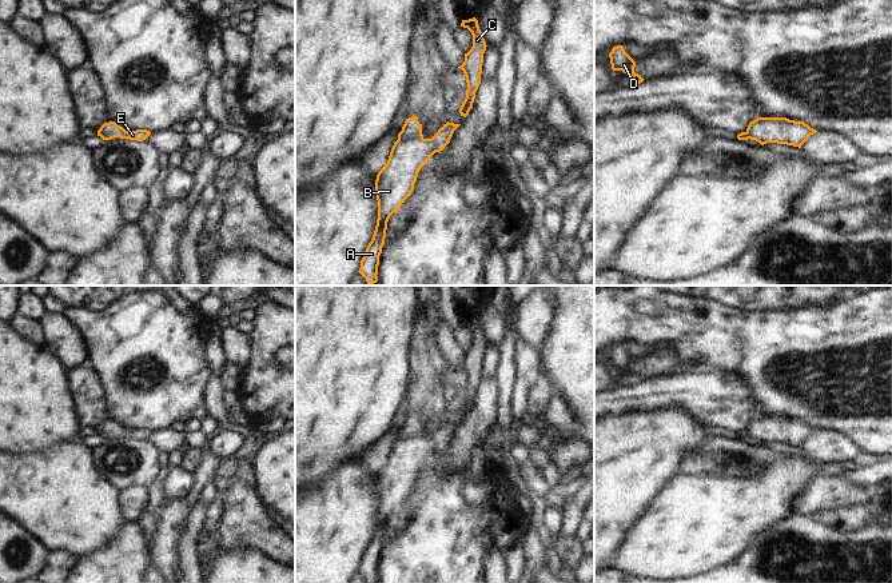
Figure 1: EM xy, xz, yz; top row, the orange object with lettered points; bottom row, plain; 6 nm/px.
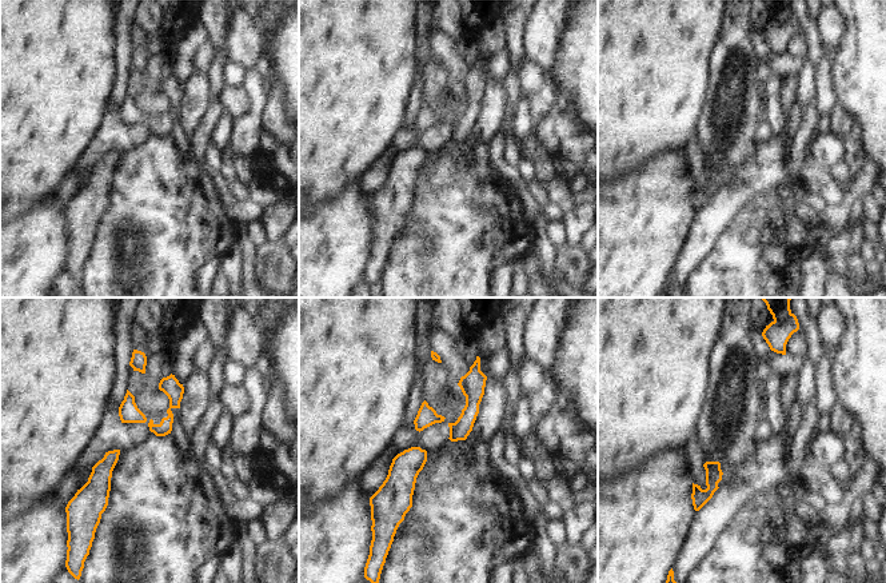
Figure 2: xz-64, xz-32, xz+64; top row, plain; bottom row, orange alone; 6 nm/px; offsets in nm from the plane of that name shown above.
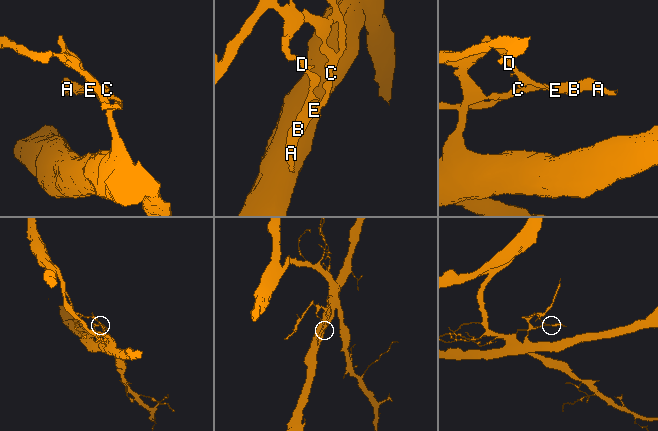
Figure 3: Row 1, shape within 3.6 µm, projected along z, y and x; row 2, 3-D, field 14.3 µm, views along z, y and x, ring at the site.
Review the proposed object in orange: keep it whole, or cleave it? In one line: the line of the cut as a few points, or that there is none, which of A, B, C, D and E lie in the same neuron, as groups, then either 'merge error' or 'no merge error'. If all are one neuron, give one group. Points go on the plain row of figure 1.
cut xz (422, 436), (398, 439); groups A B C E / D; merge error

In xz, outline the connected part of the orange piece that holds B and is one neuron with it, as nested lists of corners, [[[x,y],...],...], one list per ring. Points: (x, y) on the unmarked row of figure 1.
[[[447,420],[431,438],[407,438],[394,442],[387,463],[377,474],[378,518],[358,570],[367,583],[378,580],[379,555],[390,515],[411,494],[421,467],[435,451],[445,448],[459,424]]]

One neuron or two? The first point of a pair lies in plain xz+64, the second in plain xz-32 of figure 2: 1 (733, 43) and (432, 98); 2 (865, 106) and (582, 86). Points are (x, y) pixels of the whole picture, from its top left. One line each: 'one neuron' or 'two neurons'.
1: one neuron
2: one neuron

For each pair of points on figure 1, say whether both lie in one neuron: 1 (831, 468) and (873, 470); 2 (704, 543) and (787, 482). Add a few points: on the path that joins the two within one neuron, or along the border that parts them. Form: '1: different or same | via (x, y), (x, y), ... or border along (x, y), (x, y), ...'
1: different | border along (844, 470), (840, 475)
2: same | via (724, 523), (737, 510), (767, 498)

